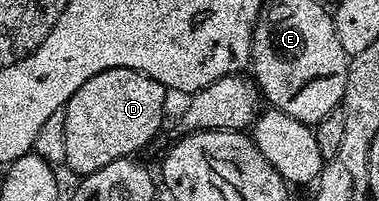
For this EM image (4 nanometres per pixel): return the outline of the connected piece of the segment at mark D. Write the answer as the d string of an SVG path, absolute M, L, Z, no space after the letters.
M108 68L104 72L100 72L96 76L92 76L92 80L84 80L84 84L80 84L80 88L76 88L76 92L66 101L64 116L64 156L66 157L65 169L75 170L78 176L85 176L96 172L100 168L104 168L104 164L112 164L121 158L128 158L137 155L137 150L142 150L154 137L158 134L158 129L162 126L162 109L166 106L166 97L168 91L165 86L161 86L156 80L152 80L152 76L144 76L144 72L133 70L132 68Z

